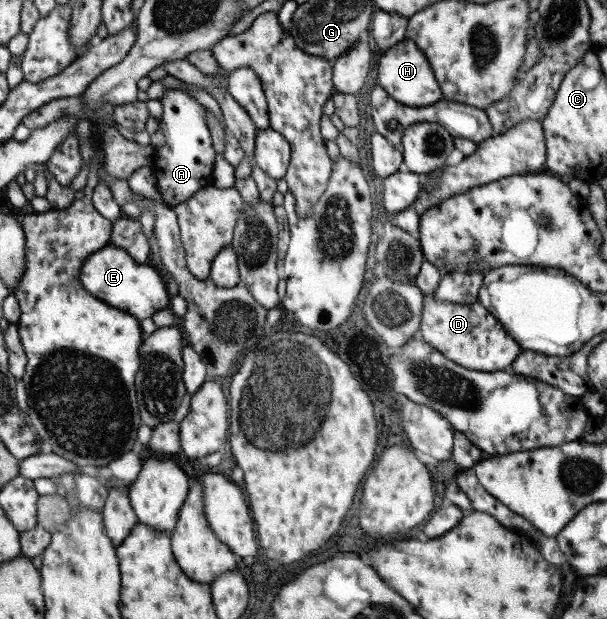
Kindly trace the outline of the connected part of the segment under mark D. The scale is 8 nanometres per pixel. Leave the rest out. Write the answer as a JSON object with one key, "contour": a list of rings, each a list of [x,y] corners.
{"contour":[[[425,296],[419,332],[423,340],[442,352],[446,359],[474,371],[508,370],[521,347],[506,333],[498,320],[480,302],[450,303]]]}

